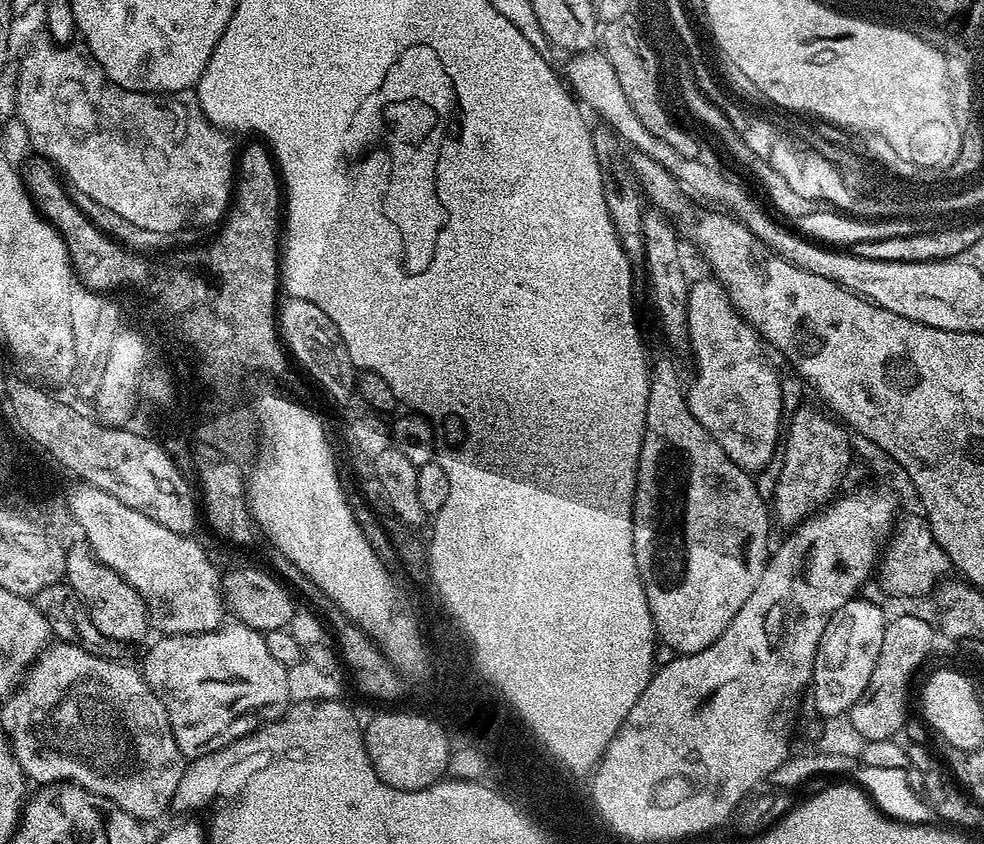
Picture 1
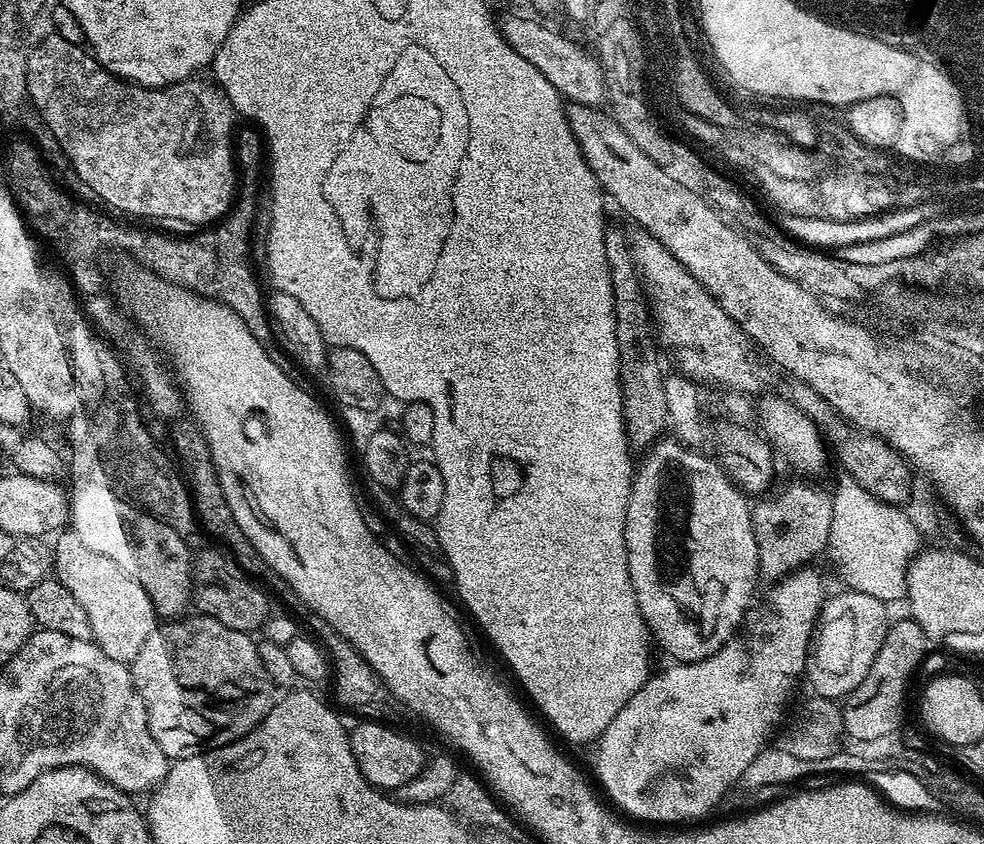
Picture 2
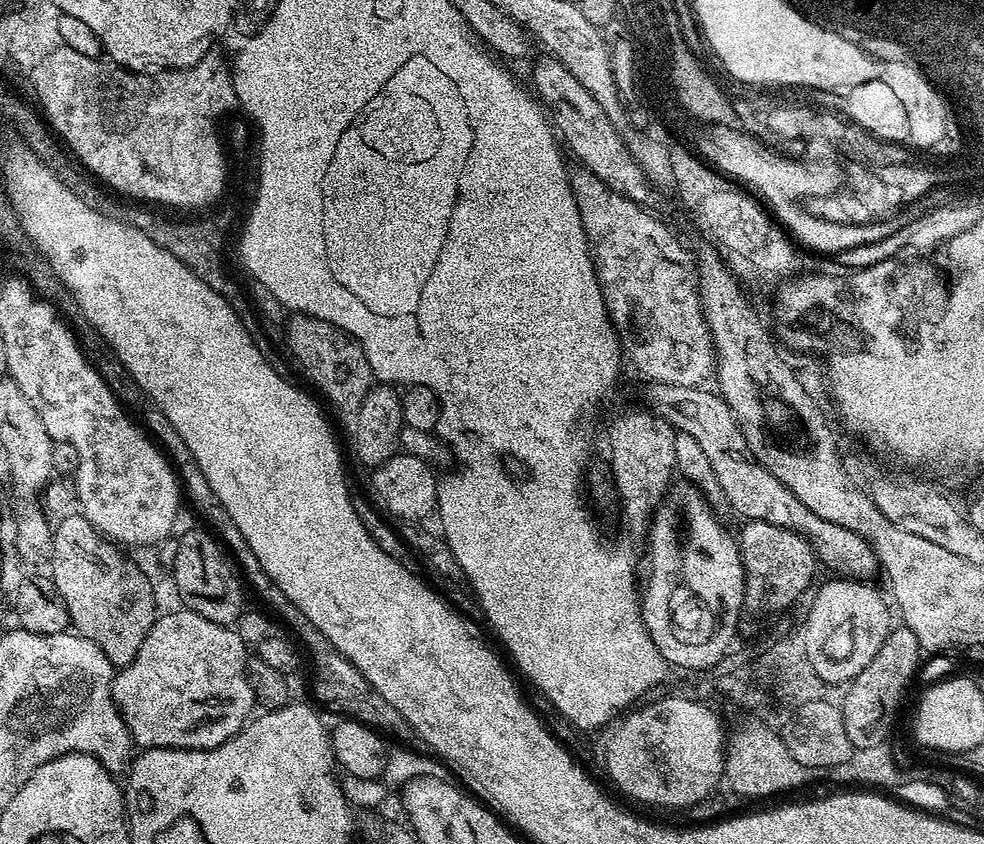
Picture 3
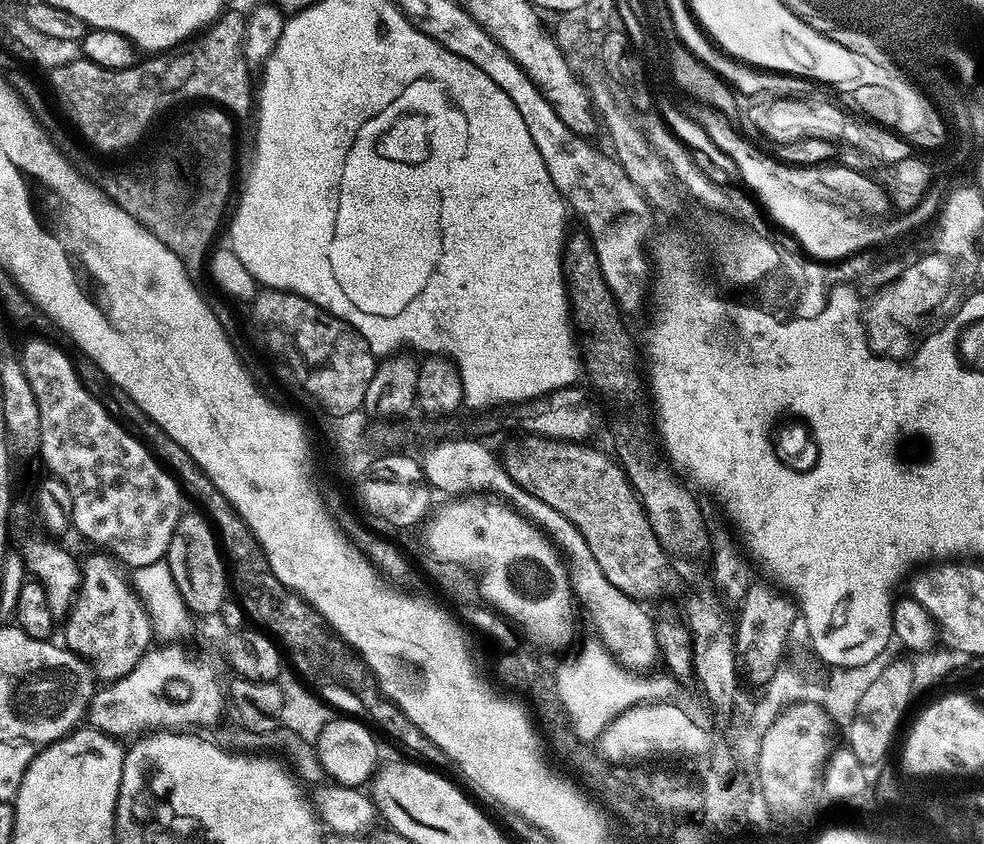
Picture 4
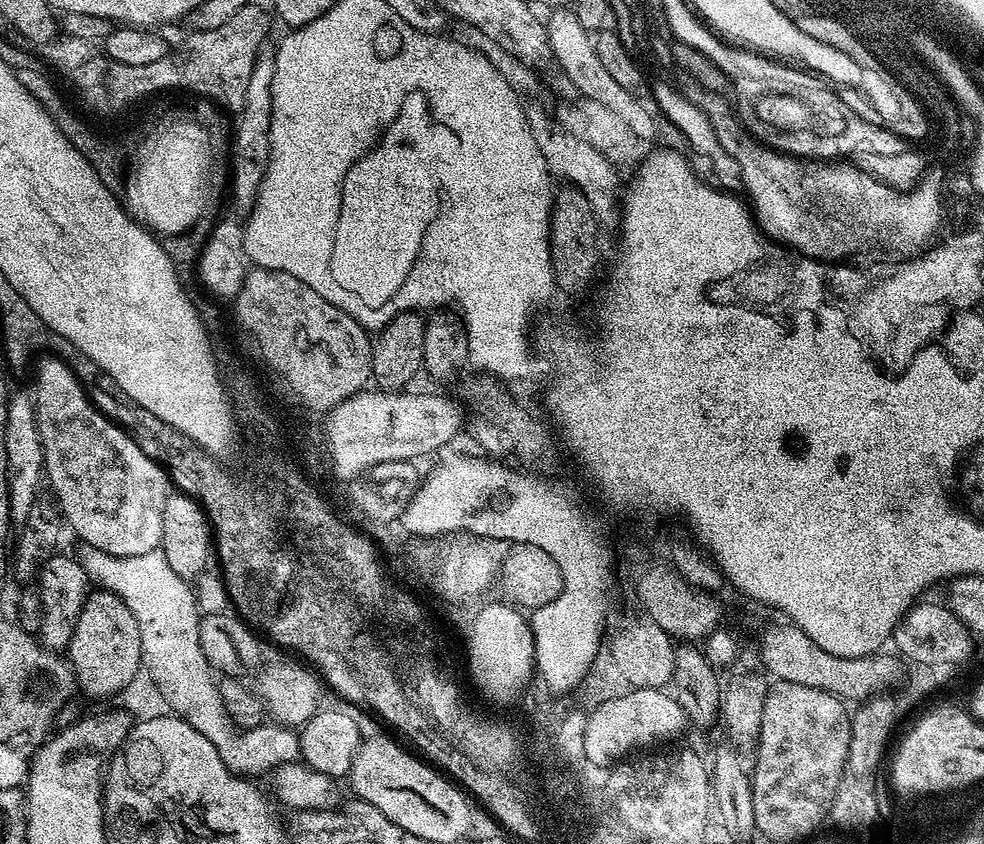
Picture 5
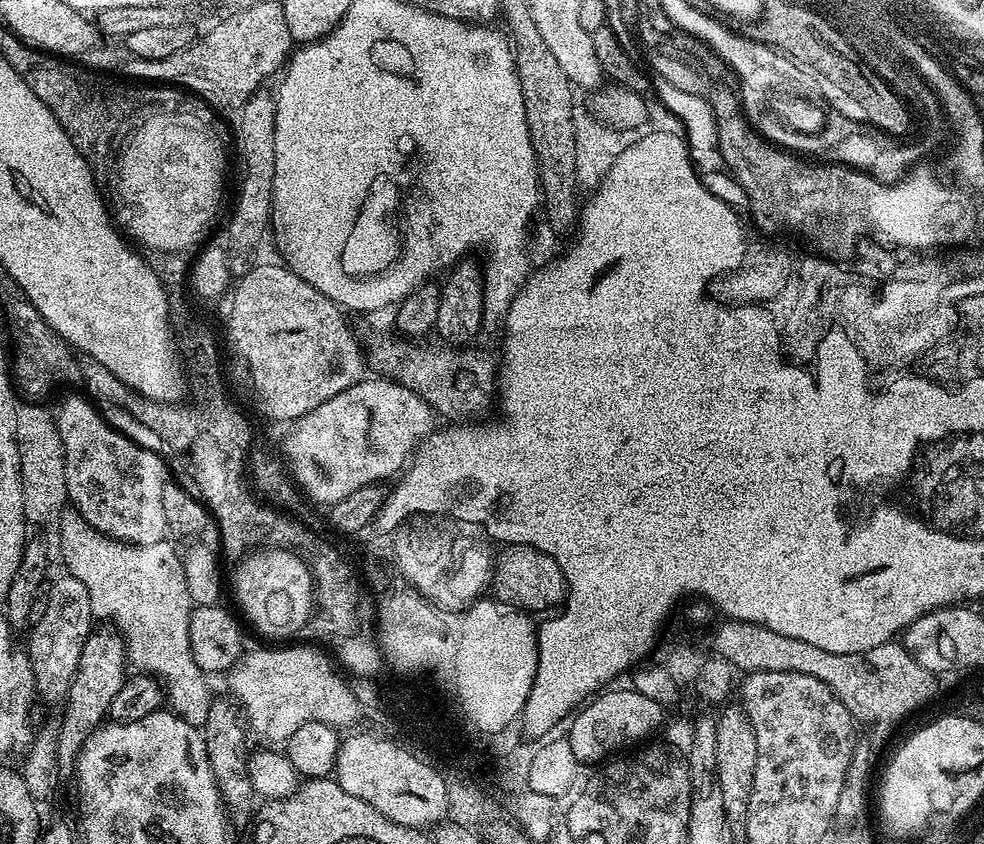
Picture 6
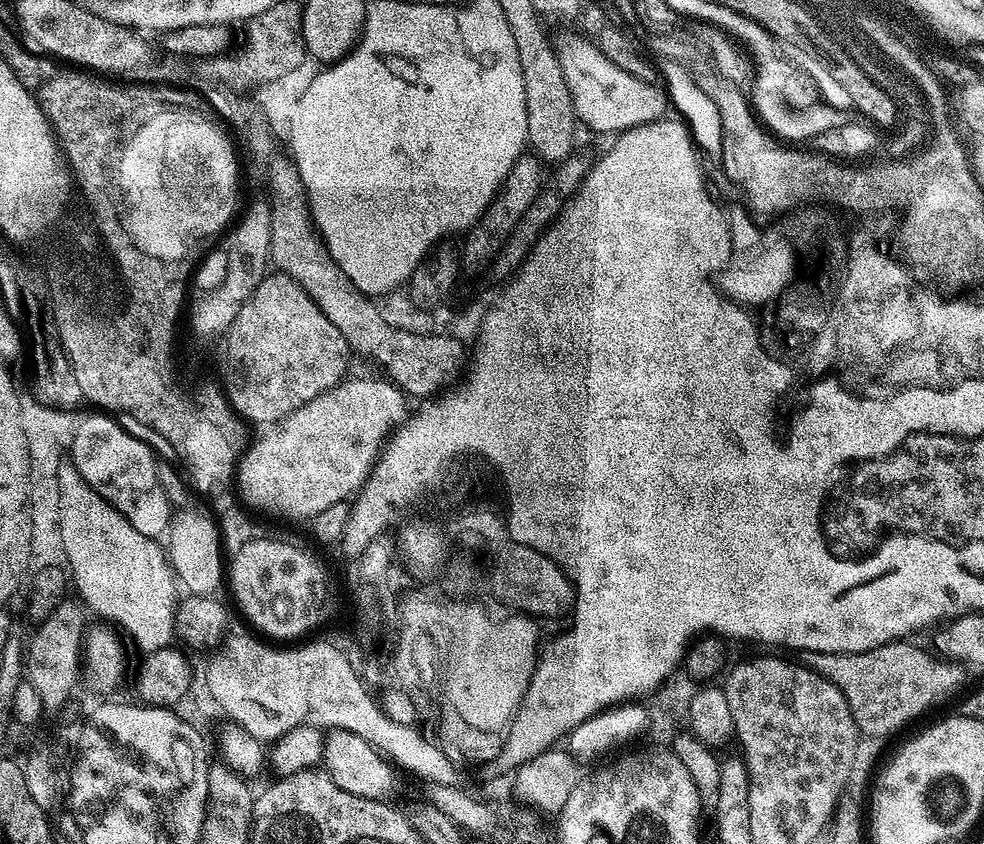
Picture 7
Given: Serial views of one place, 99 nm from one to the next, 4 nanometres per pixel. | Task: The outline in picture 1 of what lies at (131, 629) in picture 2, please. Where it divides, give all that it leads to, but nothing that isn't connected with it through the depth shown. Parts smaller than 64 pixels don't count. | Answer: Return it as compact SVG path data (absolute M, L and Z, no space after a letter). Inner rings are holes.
M81 542L70 546L66 554L64 574L68 587L74 590L74 594L78 594L94 626L98 626L98 630L102 630L106 638L114 638L126 646L132 646L135 640L142 639L147 632L150 632L148 610L143 598L110 566L104 565L88 544Z

